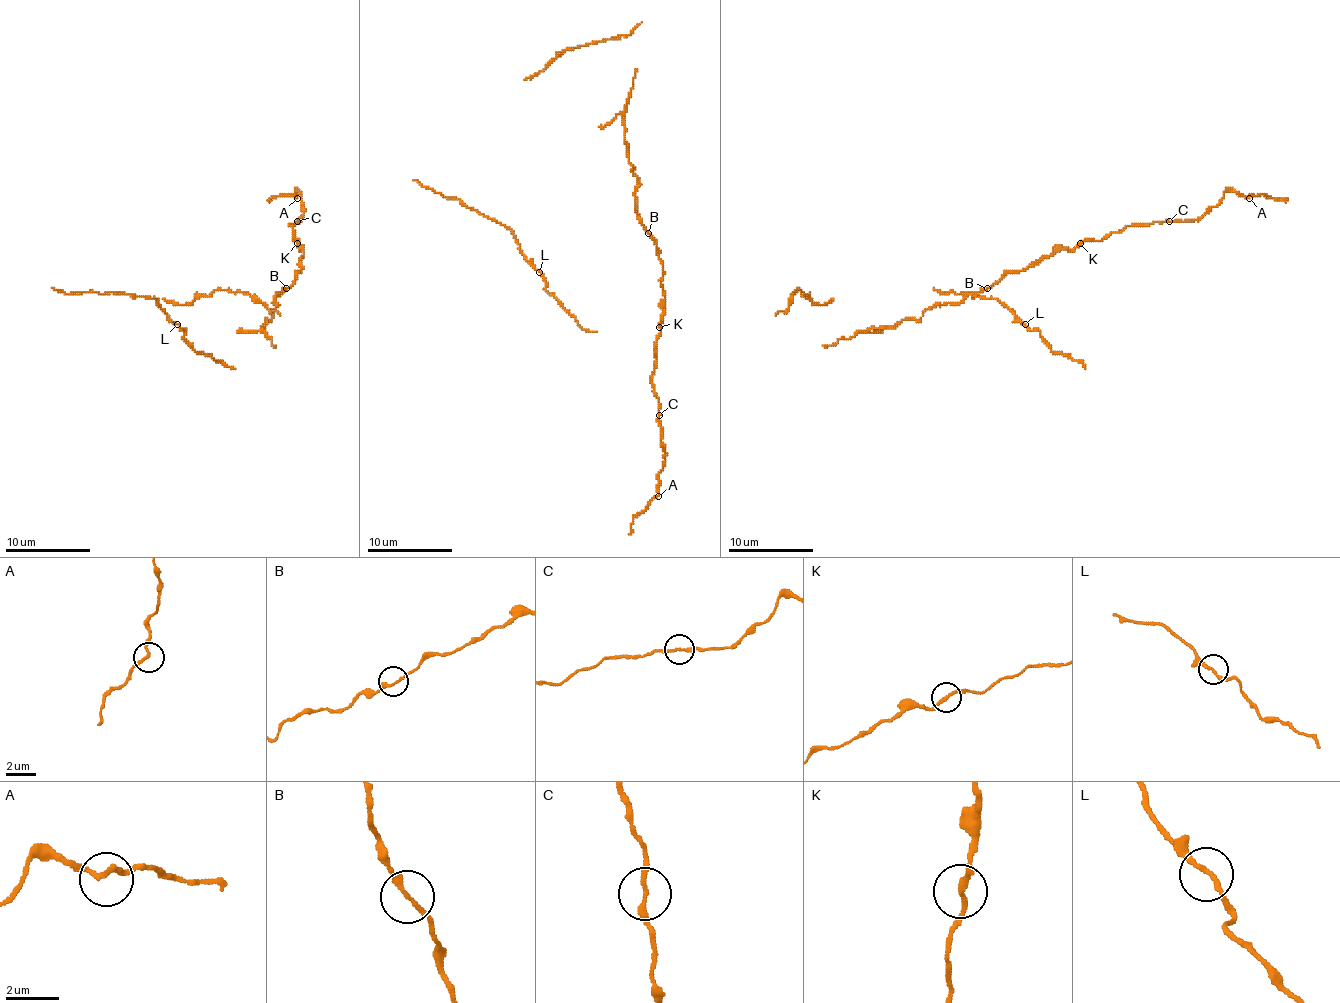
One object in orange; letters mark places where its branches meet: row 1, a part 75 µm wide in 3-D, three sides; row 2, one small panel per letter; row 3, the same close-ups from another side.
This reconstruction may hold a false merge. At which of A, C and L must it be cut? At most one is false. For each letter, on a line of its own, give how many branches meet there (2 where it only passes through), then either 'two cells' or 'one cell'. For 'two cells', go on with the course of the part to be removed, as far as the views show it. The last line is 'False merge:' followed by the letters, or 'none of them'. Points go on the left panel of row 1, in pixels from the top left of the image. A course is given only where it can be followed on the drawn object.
A: branches 2; one cell
C: branches 2; one cell
L: branches 2; one cell
False merge: none of them

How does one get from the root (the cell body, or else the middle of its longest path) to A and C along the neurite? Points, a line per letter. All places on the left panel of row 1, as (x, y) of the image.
A: (284, 290), (301, 271), (299, 262), (303, 256), (291, 226), (299, 222), (303, 213), (299, 192), (297, 198)
C: (284, 290), (301, 271), (299, 262), (303, 251), (299, 241), (295, 241), (291, 226), (297, 222)

